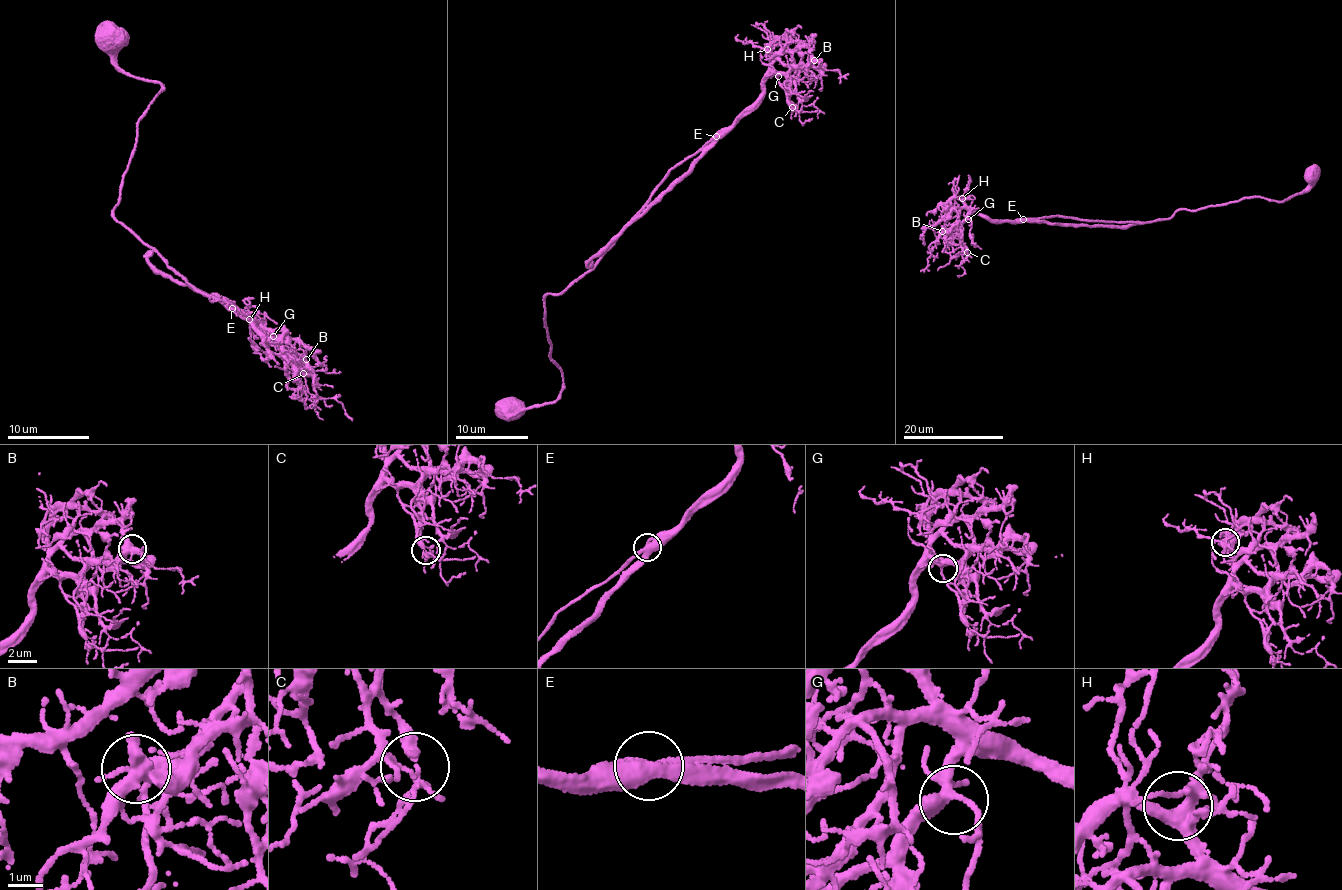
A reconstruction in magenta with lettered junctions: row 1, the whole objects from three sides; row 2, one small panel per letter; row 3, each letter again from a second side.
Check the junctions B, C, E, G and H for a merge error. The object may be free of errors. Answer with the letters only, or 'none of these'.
none of these

